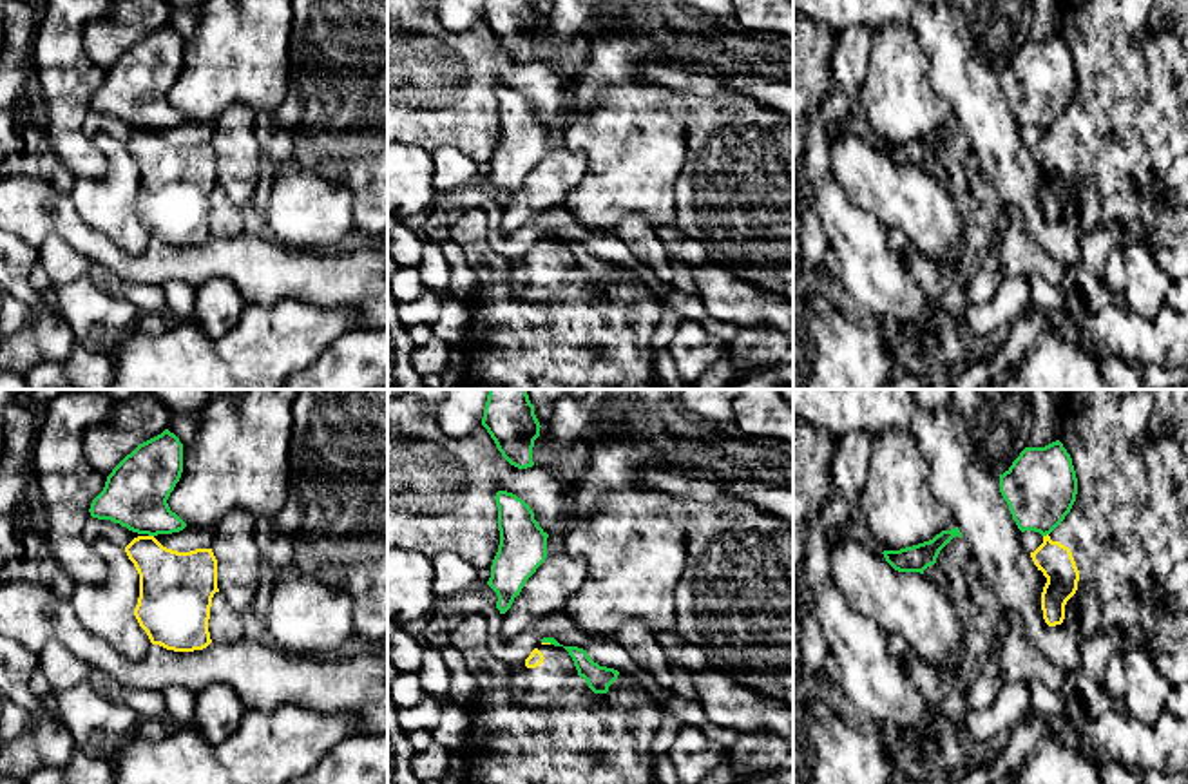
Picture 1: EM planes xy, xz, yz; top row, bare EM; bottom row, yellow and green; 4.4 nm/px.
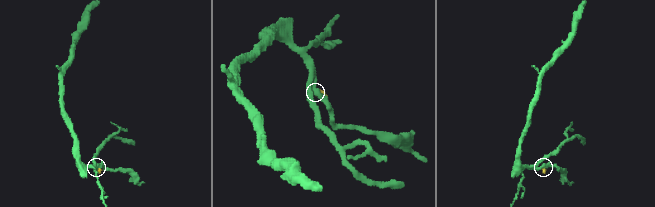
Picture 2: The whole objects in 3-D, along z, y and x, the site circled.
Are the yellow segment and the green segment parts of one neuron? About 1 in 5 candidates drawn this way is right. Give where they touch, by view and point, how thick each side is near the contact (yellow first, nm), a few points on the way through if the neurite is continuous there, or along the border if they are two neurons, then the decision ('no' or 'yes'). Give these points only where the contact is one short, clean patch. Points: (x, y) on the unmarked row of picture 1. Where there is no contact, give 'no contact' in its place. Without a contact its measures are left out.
contact xy (151, 131); calibres 320 and 280 nm; border xy (149, 129), (153, 131); no

